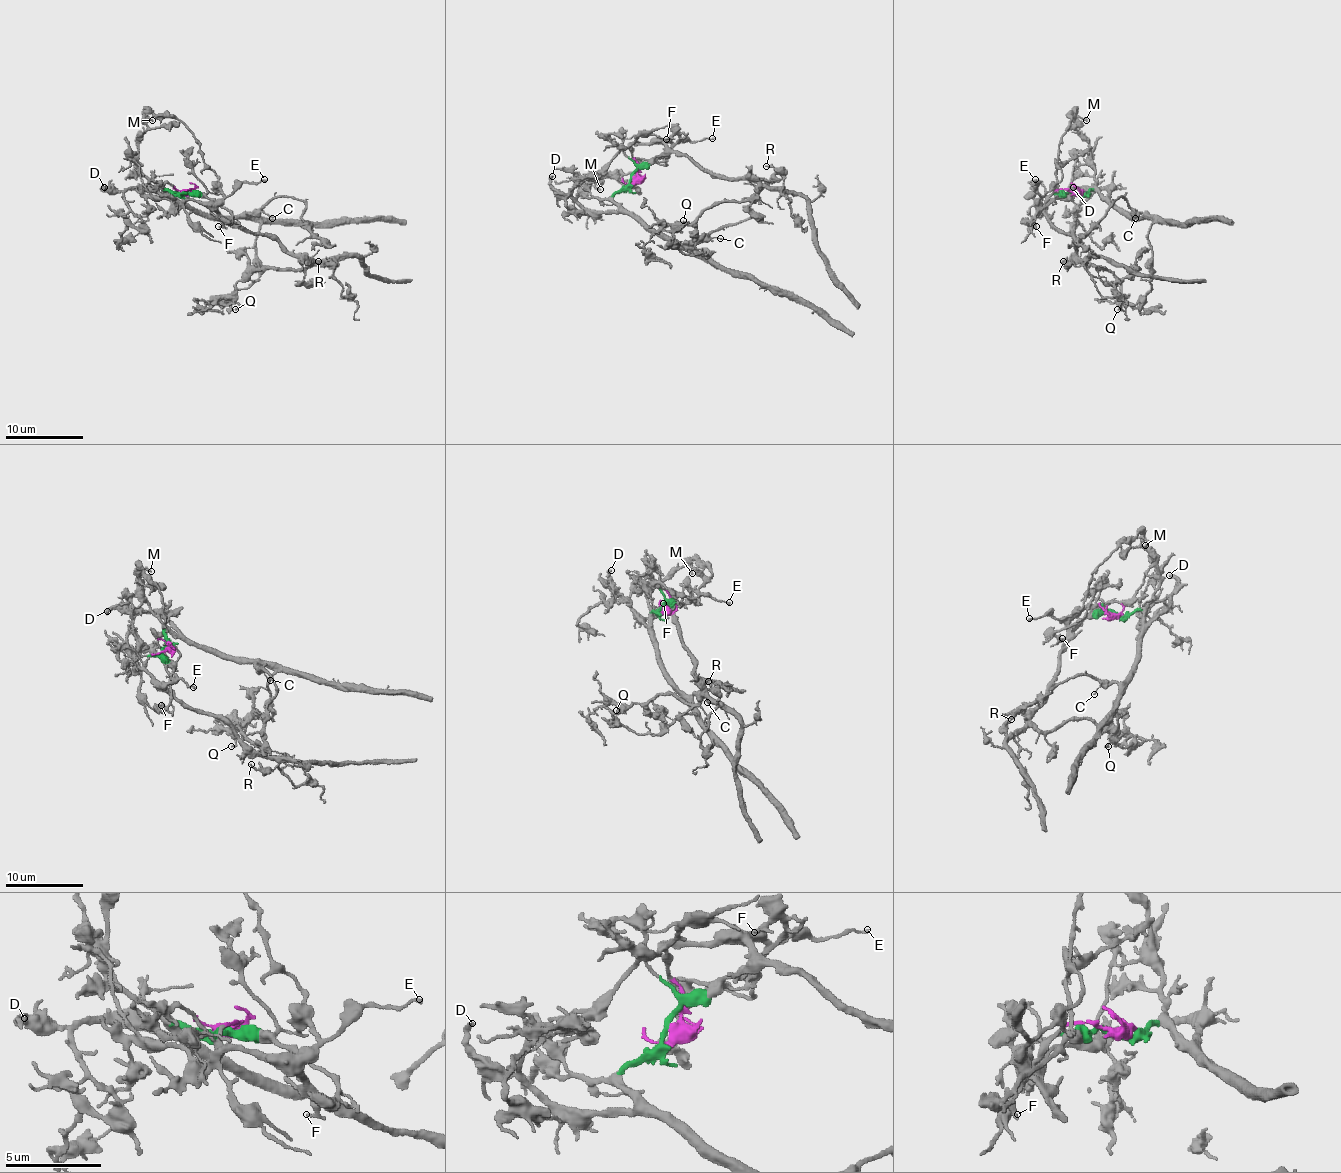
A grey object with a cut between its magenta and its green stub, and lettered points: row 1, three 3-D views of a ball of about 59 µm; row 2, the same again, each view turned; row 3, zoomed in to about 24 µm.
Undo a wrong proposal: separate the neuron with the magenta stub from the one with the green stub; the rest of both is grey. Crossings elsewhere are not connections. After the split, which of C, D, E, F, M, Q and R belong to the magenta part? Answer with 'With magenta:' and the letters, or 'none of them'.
With magenta: E, R

